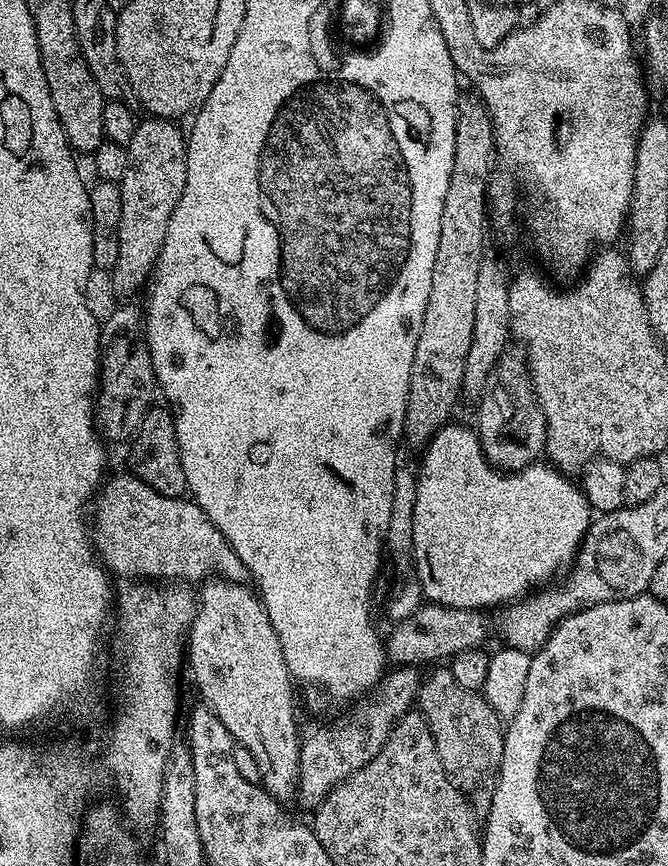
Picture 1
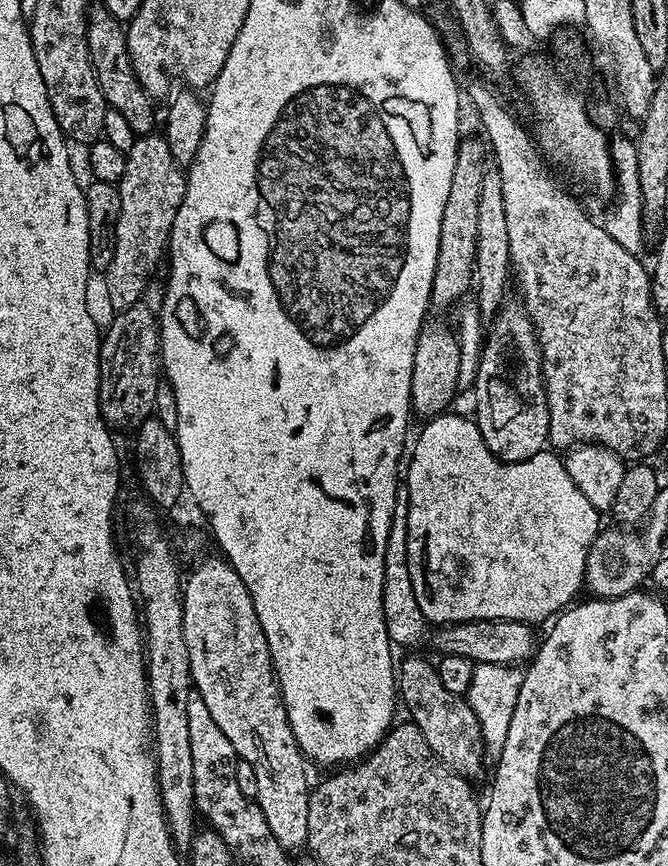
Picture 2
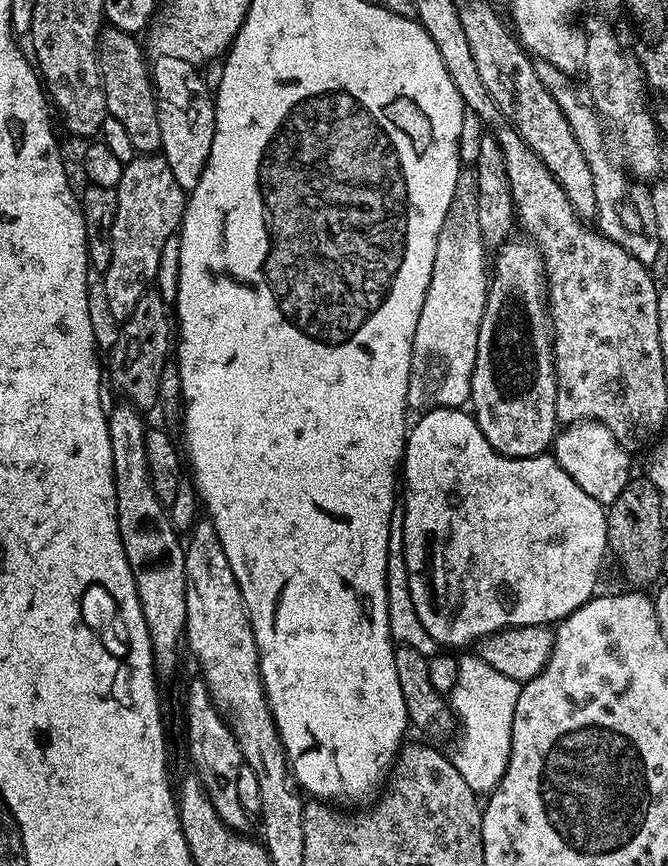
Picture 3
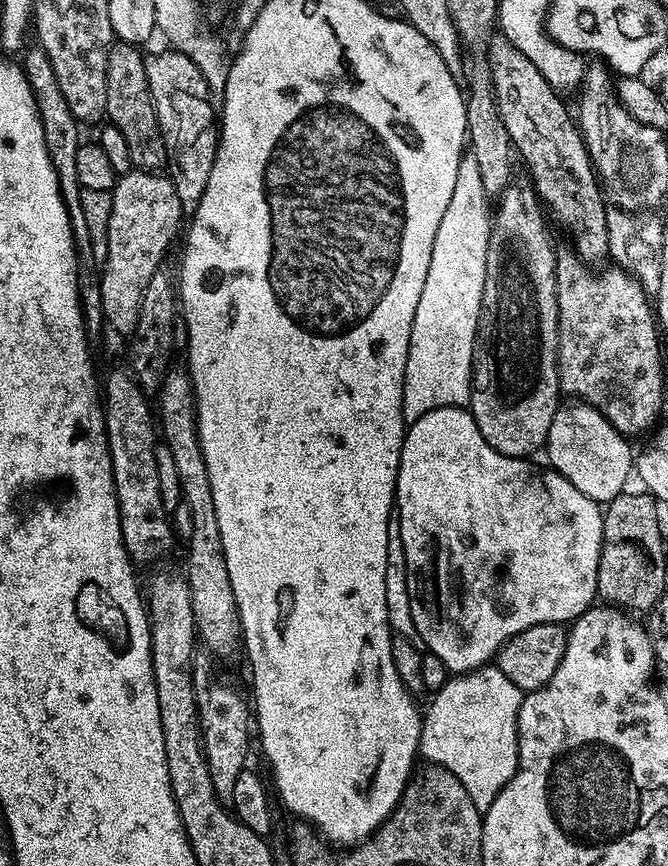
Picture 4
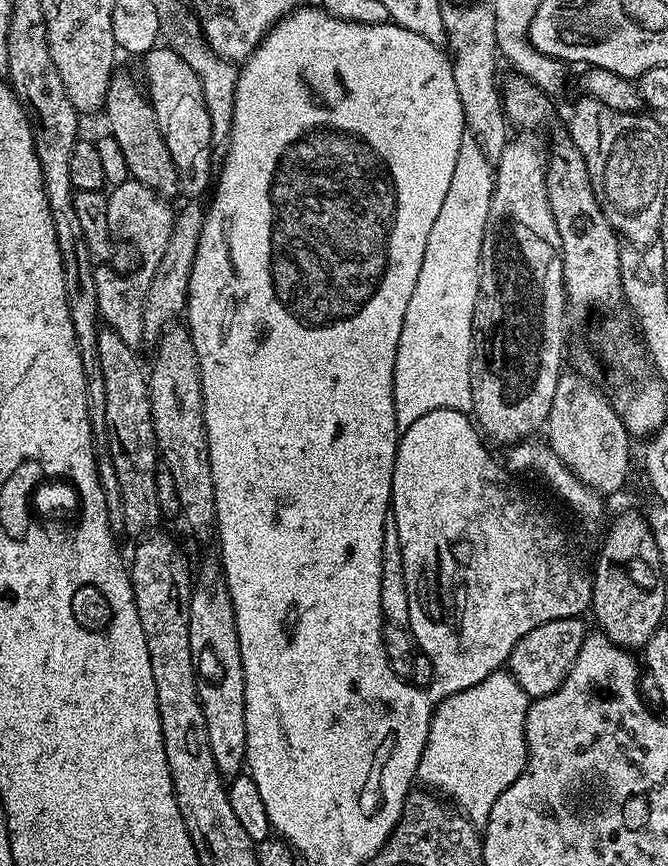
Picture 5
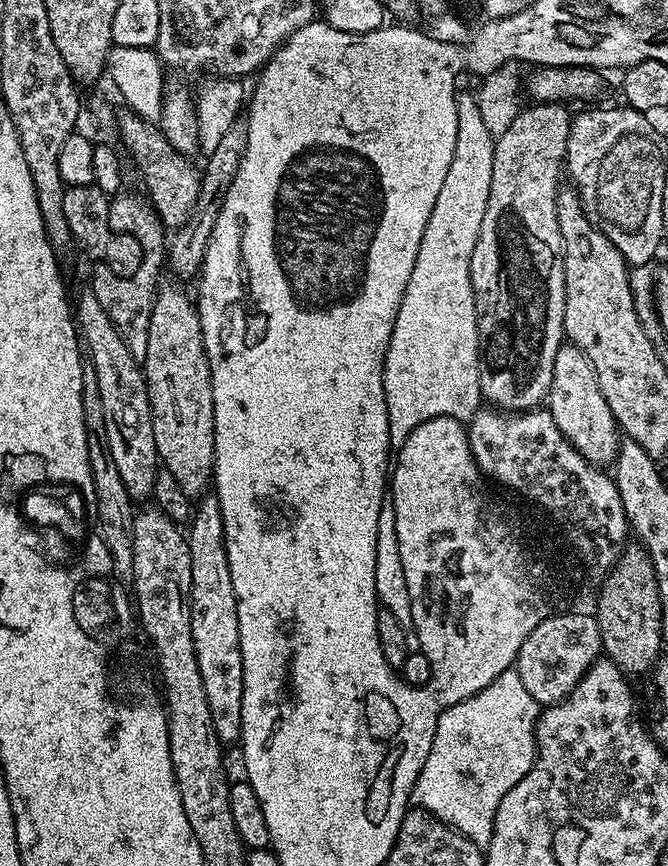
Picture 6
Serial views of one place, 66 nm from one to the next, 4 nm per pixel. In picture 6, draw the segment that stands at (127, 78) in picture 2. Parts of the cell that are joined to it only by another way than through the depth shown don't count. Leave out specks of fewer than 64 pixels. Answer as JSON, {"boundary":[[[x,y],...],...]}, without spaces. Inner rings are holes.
{"boundary":[[[124,110],[115,117],[114,125],[120,131],[120,140],[124,143],[124,148],[128,151],[128,156],[132,159],[134,167],[140,171],[140,178],[144,182],[144,188],[147,199],[153,208],[156,209],[156,215],[159,216],[161,224],[165,229],[175,230],[181,228],[186,222],[186,218],[190,218],[190,210],[194,210],[194,202],[198,202],[198,190],[200,189],[201,169],[196,168],[192,164],[188,164],[189,157],[184,155],[178,149],[167,141],[160,128],[151,120],[143,120],[138,114]]]}

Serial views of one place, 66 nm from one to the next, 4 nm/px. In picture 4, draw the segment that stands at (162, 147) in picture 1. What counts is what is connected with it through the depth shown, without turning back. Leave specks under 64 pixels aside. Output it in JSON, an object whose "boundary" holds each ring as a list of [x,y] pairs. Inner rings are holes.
{"boundary":[[[156,170],[123,173],[111,193],[108,258],[103,261],[99,273],[102,310],[107,327],[128,338],[138,326],[146,282],[150,282],[150,278],[154,278],[154,274],[165,263],[164,255],[168,252],[168,245],[180,228],[182,209],[178,193],[169,177]]]}

